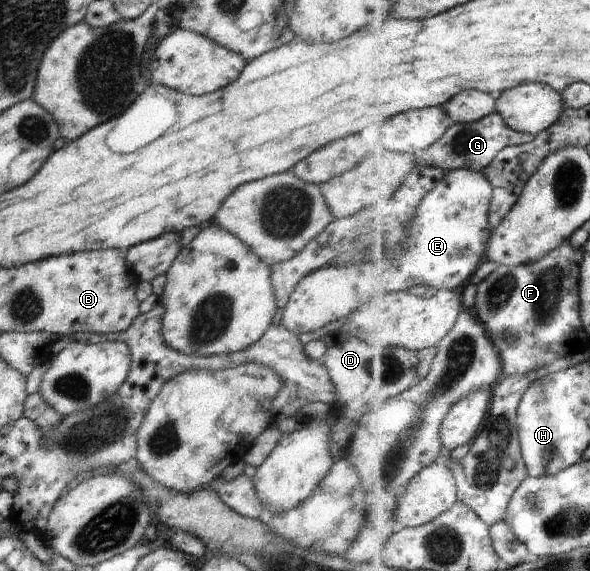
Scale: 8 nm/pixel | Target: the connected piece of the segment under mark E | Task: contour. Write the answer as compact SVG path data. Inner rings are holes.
M455 169L449 172L420 205L418 216L412 225L412 236L407 238L408 250L399 258L399 270L385 270L385 266L383 270L379 270L376 265L370 263L353 265L343 262L341 266L323 266L307 274L295 286L281 316L282 326L298 337L303 333L315 332L326 324L337 322L339 318L348 317L363 303L377 296L385 298L389 293L408 291L422 285L439 290L465 288L478 273L483 261L488 259L488 245L493 234L490 213L494 202L494 191L493 182L483 171Z

